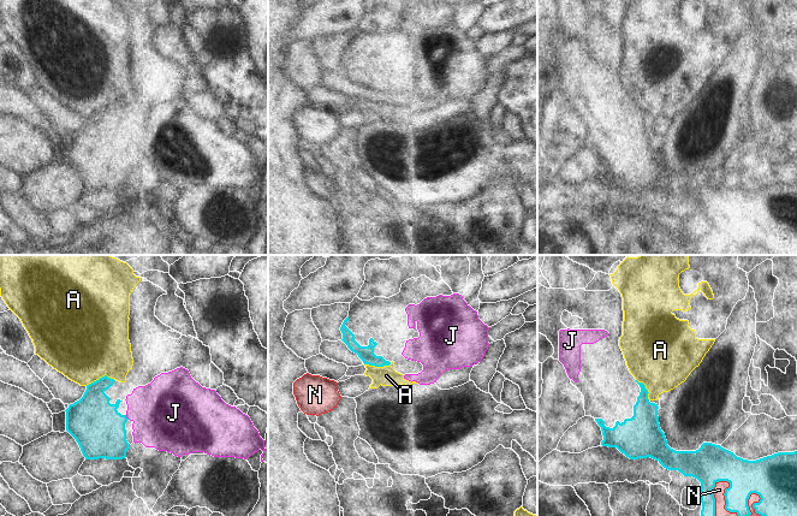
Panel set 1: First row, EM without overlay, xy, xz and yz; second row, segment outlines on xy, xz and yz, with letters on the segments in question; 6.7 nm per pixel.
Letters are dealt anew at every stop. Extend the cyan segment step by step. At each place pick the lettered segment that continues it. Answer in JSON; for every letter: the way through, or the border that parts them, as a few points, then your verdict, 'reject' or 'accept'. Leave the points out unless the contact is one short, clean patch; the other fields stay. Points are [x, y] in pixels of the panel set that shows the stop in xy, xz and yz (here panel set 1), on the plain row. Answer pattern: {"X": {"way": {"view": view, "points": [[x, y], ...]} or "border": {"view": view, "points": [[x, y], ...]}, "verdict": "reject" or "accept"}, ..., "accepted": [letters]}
{"A": {"verdict": "reject"}, "J": {"border": {"view": "xy", "points": [[125, 146], [129, 149]]}, "verdict": "reject"}, "N": {"verdict": "reject"}, "accepted": []}

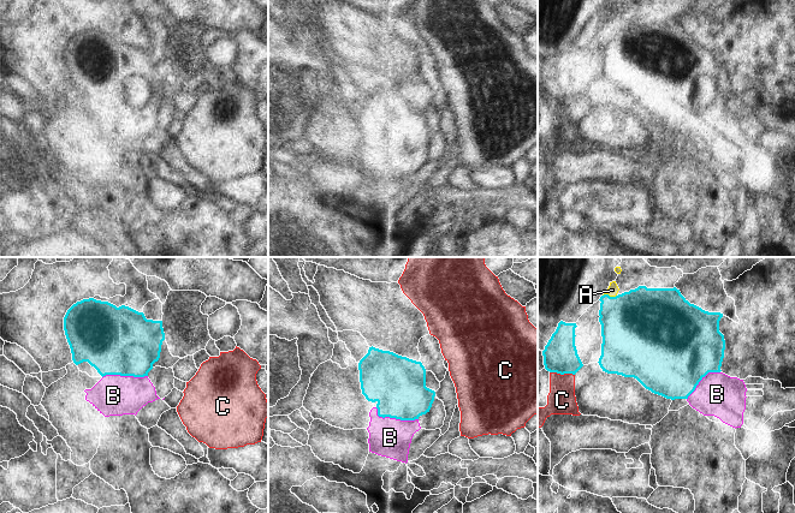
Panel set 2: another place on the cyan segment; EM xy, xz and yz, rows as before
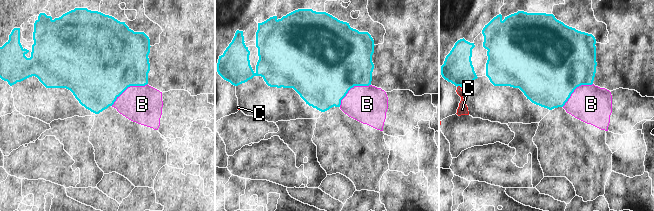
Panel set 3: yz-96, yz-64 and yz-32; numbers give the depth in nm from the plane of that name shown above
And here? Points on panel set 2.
{"A": {"verdict": "reject"}, "B": {"verdict": "accept"}, "C": {"verdict": "reject"}, "accepted": ["B"]}

